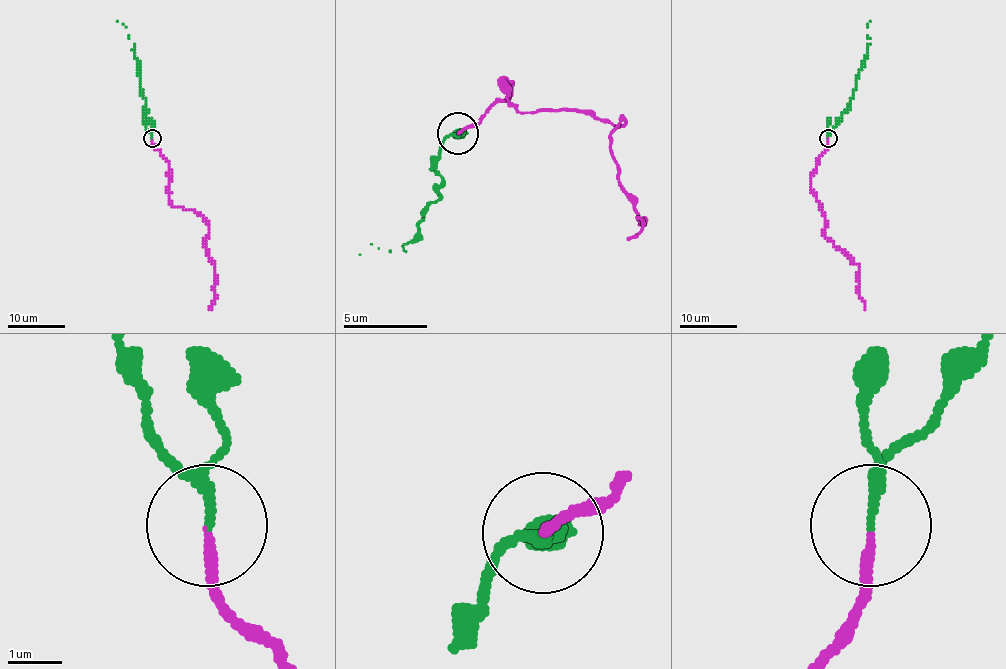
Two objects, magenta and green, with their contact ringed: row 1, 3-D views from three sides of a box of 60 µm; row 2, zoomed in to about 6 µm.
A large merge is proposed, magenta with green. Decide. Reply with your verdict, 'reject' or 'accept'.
accept

